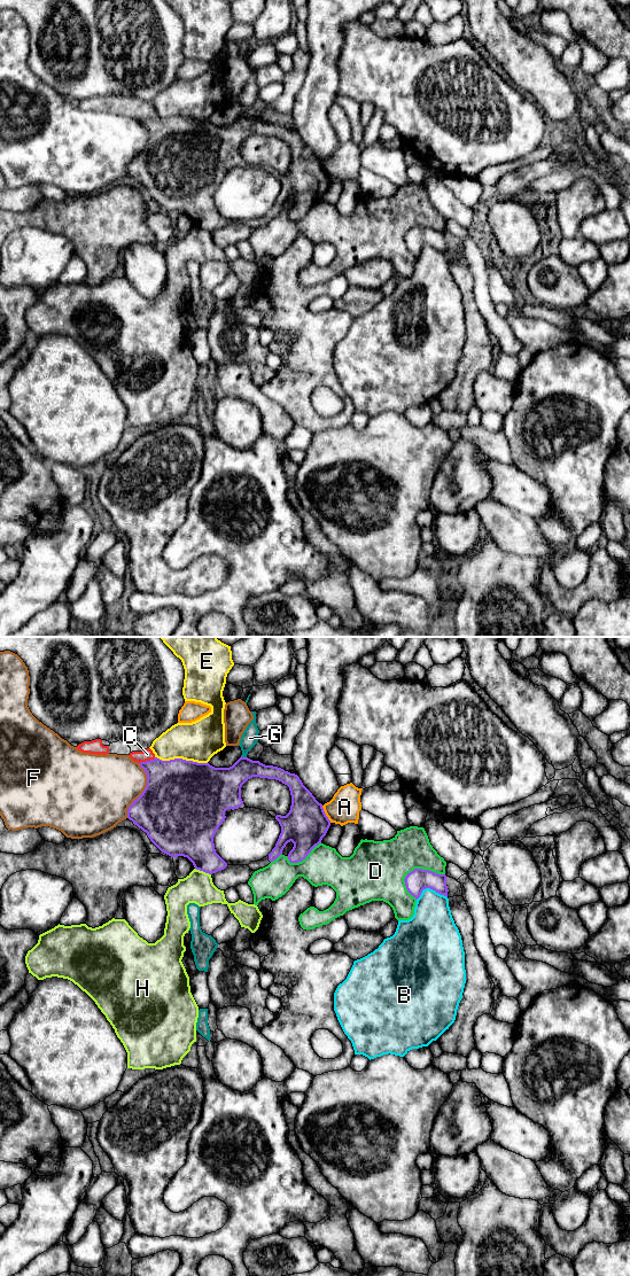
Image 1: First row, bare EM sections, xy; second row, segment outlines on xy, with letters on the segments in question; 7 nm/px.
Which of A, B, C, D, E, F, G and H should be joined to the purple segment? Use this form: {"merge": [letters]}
{"merge": []}

